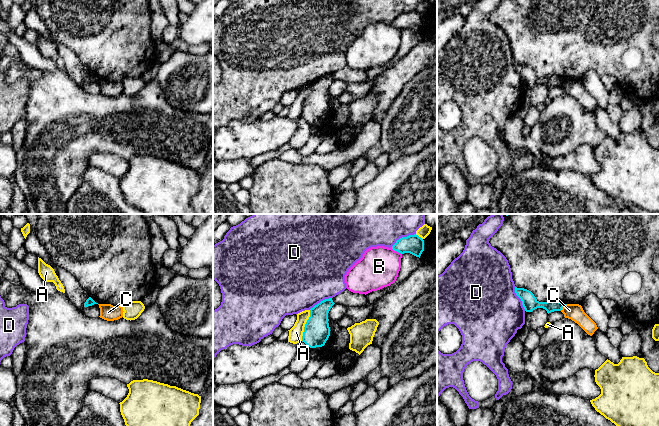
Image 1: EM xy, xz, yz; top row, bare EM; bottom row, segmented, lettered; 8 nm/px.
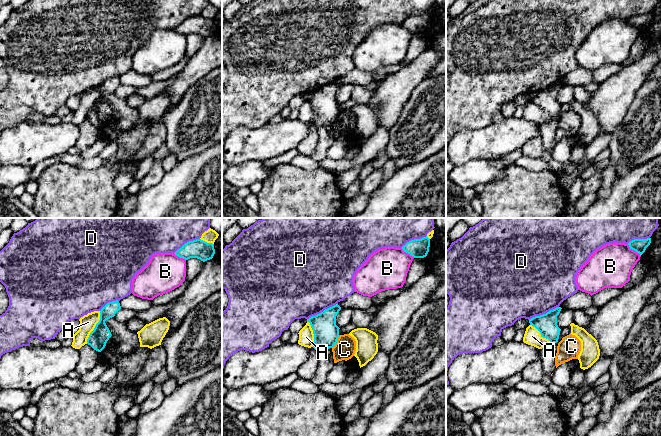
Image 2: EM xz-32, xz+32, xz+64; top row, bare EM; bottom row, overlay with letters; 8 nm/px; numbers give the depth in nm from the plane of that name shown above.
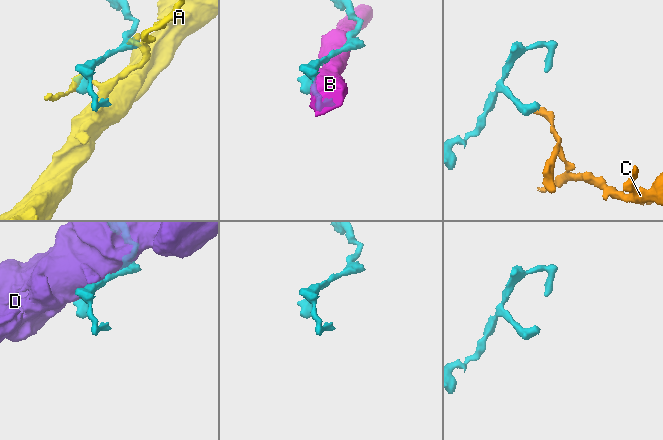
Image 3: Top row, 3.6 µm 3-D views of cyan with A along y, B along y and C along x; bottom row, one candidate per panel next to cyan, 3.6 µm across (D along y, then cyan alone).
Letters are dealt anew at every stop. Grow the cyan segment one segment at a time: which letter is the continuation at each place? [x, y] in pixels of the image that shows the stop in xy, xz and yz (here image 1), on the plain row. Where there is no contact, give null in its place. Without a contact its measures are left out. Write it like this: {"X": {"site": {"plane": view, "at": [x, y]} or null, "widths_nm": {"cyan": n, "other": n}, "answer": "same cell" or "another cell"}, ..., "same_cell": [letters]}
{"A": {"site": {"plane": "xz", "at": [305, 101]}, "widths_nm": {"cyan": 200, "other": 110}, "answer": "another cell"}, "B": {"site": {"plane": "xz", "at": [396, 26]}, "widths_nm": {"cyan": 160, "other": 320}, "answer": "another cell"}, "C": {"site": {"plane": "yz", "at": [563, 82]}, "widths_nm": {"cyan": 100, "other": 140}, "answer": "another cell"}, "D": {"site": {"plane": "xz", "at": [403, 13]}, "widths_nm": {"cyan": 160, "other": 190}, "answer": "another cell"}, "same_cell": []}

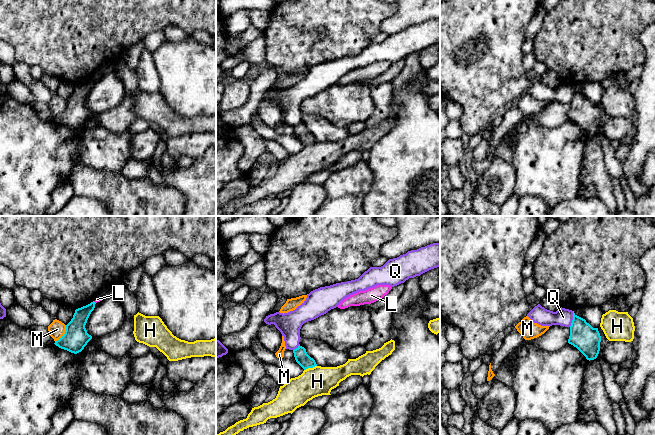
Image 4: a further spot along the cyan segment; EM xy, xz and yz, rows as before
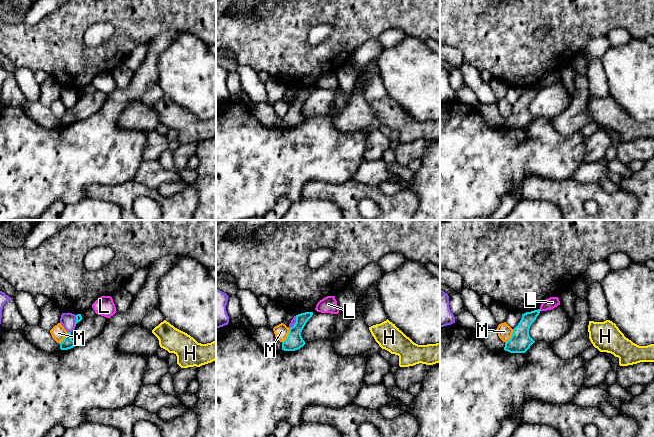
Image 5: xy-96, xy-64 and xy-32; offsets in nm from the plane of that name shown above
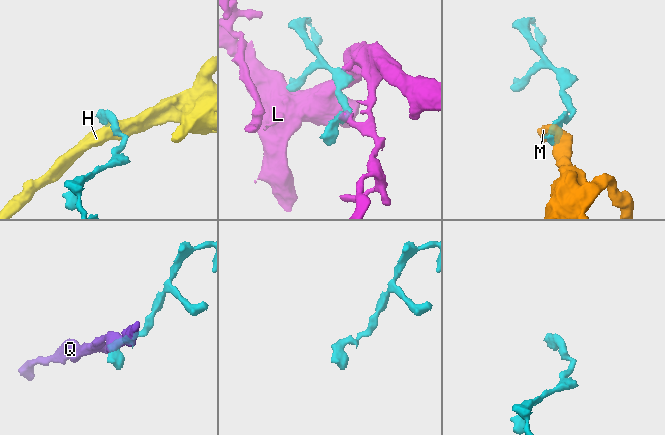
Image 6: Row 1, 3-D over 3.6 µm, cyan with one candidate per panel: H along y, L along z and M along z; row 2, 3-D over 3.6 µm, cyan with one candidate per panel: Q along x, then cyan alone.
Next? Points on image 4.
{"H": {"site": {"plane": "xz", "at": [310, 143]}, "widths_nm": {"cyan": 110, "other": 240}, "answer": "another cell"}, "L": {"site": {"plane": "xy", "at": [94, 78]}, "widths_nm": {"cyan": 140, "other": 30}, "answer": "another cell"}, "M": {"site": {"plane": "xy", "at": [64, 110]}, "widths_nm": {"cyan": 200, "other": 130}, "answer": "another cell"}, "Q": {"site": {"plane": "yz", "at": [573, 95]}, "widths_nm": {"cyan": 220, "other": 140}, "answer": "another cell"}, "same_cell": []}

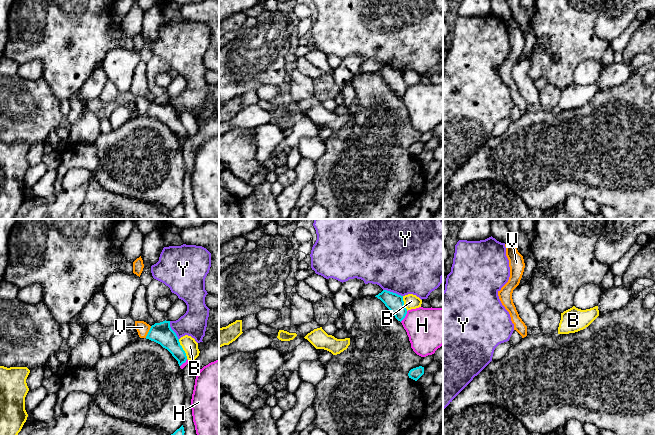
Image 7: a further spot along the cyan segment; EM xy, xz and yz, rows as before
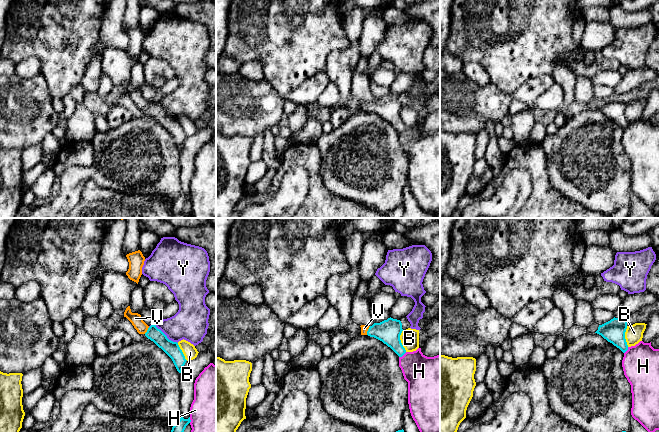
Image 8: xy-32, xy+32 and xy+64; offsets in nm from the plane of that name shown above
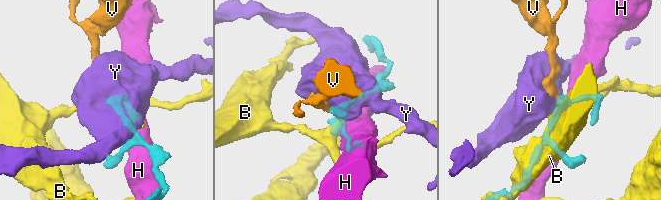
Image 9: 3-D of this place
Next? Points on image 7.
{"B": {"site": {"plane": "xy", "at": [182, 125]}, "widths_nm": {"cyan": 170, "other": 120}, "answer": "another cell"}, "H": {"site": {"plane": "xz", "at": [405, 91]}, "widths_nm": {"cyan": 140, "other": 340}, "answer": "another cell"}, "V": {"site": {"plane": "xy", "at": [148, 108]}, "widths_nm": {"cyan": 170, "other": 100}, "answer": "same cell"}, "Y": {"site": {"plane": "xz", "at": [392, 68]}, "widths_nm": {"cyan": 140, "other": 500}, "answer": "another cell"}, "same_cell": ["V"]}

